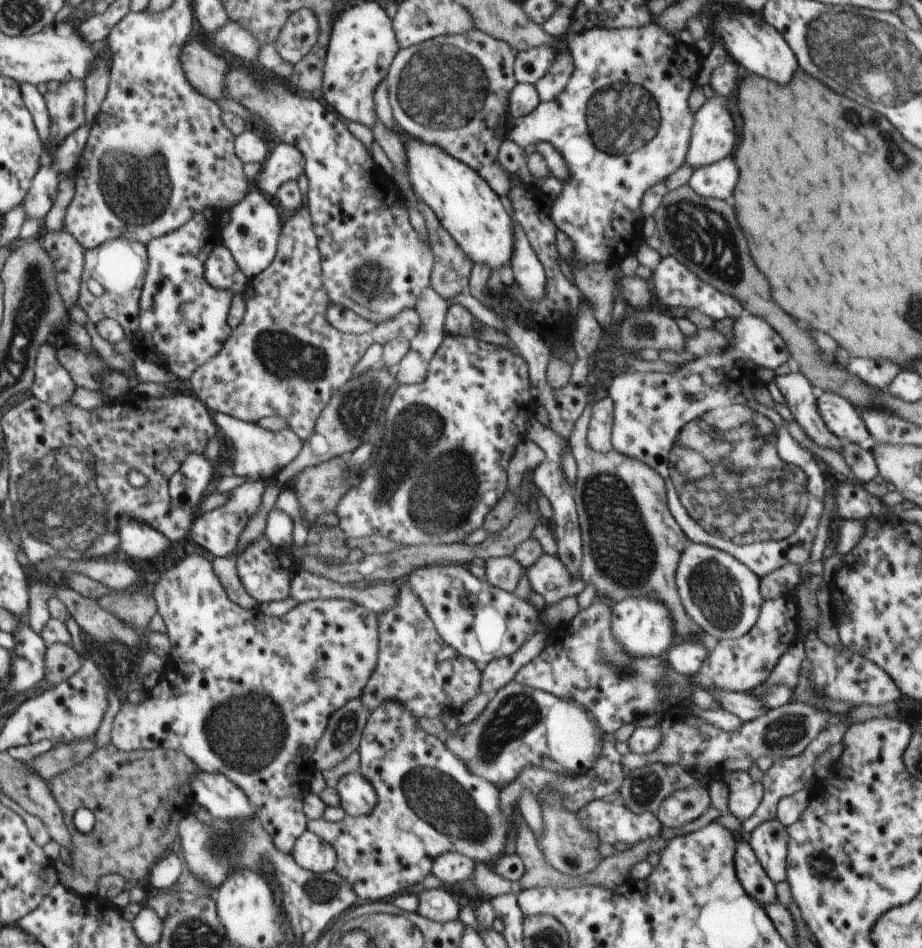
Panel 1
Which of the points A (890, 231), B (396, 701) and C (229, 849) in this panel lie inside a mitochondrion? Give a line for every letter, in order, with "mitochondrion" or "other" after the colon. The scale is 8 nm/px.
A: other
B: other
C: mitochondrion

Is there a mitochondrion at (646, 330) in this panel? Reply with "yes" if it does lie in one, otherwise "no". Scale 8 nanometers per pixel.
yes

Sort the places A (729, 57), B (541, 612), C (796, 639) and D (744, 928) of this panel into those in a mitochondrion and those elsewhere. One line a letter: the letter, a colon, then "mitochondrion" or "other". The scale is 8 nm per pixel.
A: other
B: other
C: other
D: other

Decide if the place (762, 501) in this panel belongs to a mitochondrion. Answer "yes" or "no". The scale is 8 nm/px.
yes

